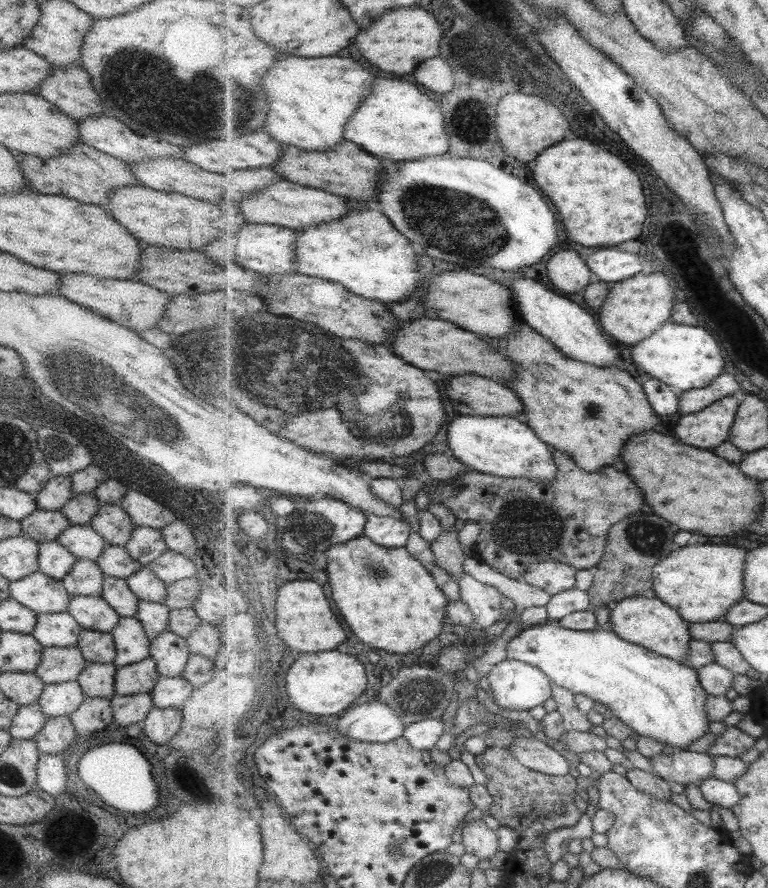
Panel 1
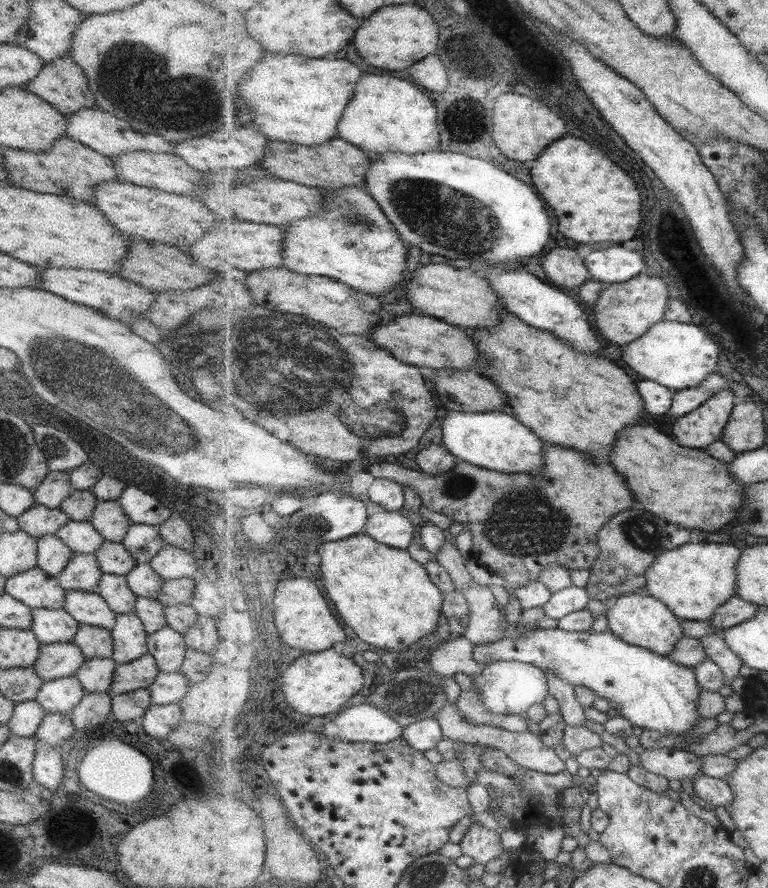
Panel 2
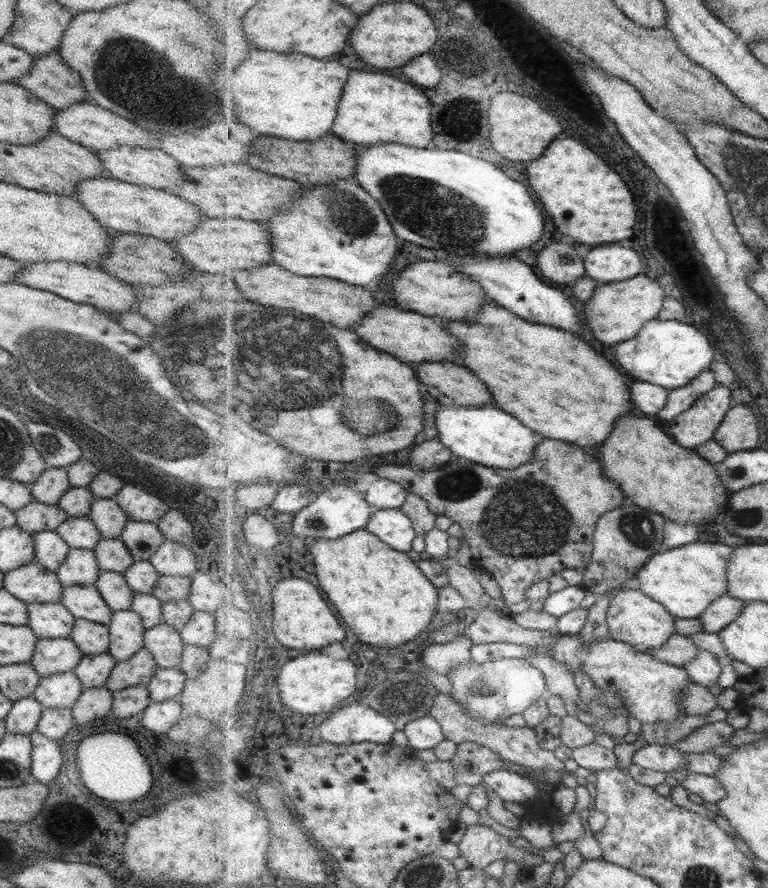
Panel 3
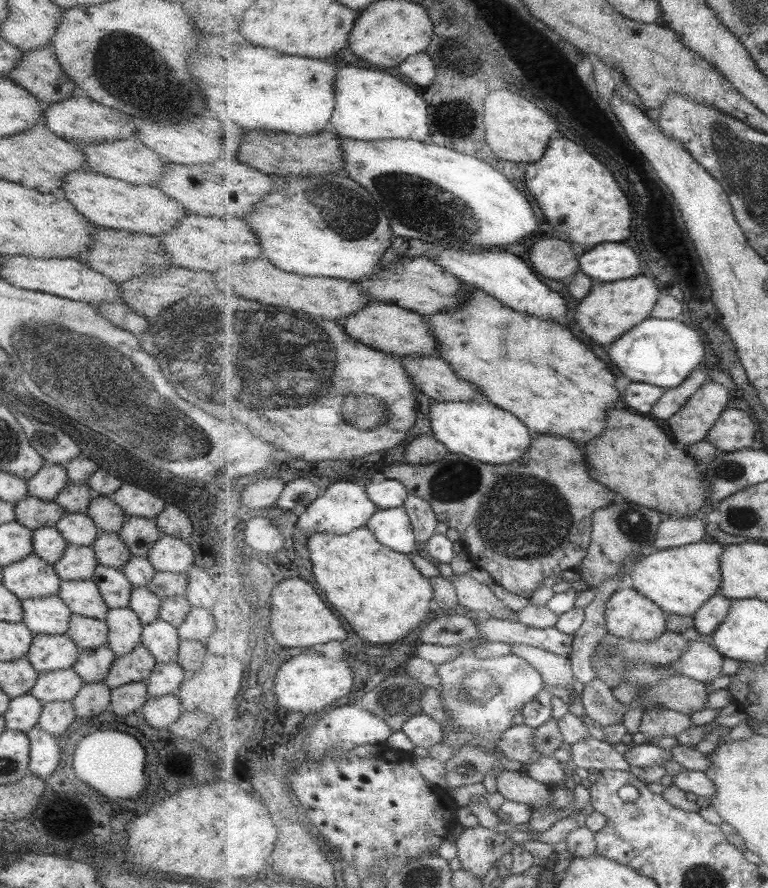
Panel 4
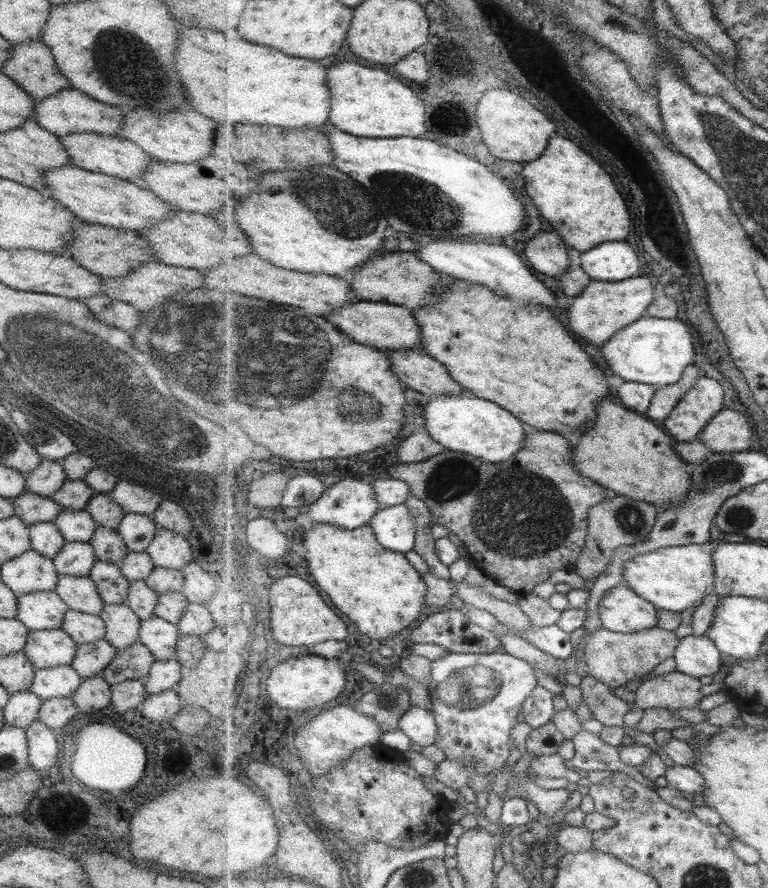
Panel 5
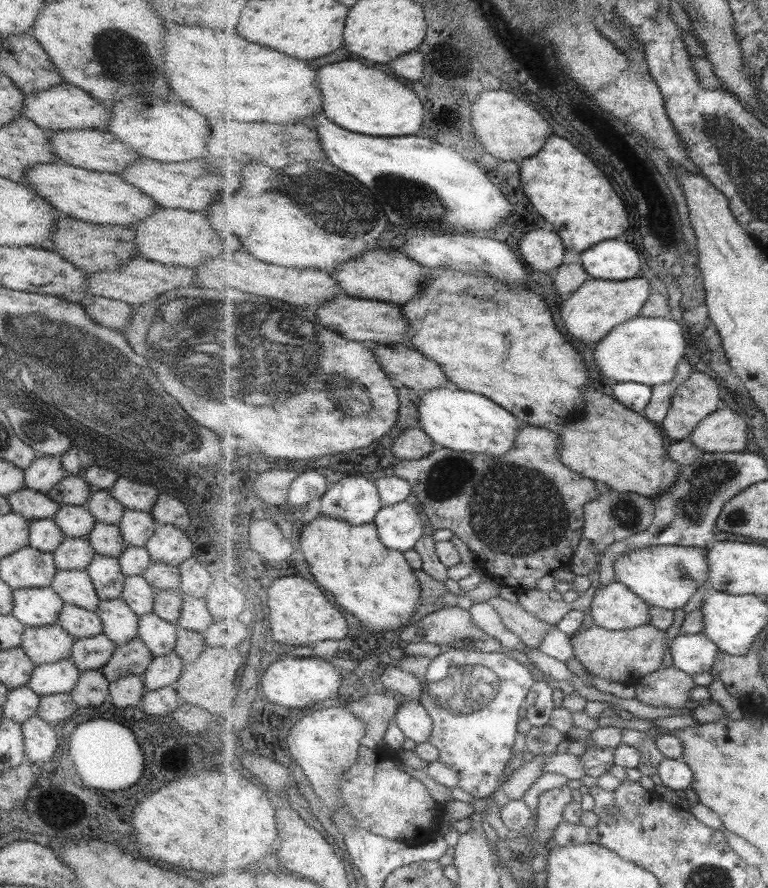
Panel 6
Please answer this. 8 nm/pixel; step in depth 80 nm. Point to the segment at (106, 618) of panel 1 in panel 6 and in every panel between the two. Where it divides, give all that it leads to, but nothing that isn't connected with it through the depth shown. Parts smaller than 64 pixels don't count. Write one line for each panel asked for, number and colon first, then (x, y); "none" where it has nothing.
2: (89, 608)
3: (83, 602)
4: (81, 597)
5: (79, 594)
6: (74, 587)

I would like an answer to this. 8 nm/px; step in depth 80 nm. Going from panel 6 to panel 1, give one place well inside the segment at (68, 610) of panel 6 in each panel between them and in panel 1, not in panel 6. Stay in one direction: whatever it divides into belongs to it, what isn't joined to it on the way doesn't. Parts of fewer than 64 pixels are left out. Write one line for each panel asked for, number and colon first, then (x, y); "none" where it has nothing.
1: (95, 646)
2: (94, 642)
3: (90, 638)
4: (87, 634)
5: (82, 628)

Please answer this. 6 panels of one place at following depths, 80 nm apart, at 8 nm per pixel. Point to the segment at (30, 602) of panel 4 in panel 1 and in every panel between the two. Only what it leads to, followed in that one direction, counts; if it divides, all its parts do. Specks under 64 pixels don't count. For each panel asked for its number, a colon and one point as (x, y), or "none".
1: (59, 630)
2: (49, 626)
3: (50, 620)

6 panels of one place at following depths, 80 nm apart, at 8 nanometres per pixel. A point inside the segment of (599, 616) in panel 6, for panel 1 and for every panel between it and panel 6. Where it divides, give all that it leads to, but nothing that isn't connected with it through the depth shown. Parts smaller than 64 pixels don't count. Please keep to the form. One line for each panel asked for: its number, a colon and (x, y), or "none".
1: (649, 621)
2: (638, 618)
3: (634, 618)
4: (631, 615)
5: (622, 610)

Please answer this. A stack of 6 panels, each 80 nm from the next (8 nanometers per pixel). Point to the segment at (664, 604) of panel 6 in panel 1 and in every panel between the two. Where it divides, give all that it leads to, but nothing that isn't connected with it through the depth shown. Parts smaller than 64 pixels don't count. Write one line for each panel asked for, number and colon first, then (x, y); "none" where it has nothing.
1: (703, 583)
2: (694, 580)
3: (687, 580)
4: (681, 580)
5: (674, 579)

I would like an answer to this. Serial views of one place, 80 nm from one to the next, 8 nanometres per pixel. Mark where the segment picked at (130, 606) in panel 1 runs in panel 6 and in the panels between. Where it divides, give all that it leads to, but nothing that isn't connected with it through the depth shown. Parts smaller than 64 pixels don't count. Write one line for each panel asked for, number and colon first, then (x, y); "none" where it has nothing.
2: (113, 589)
3: (112, 587)
4: (112, 585)
5: (111, 586)
6: (104, 572)

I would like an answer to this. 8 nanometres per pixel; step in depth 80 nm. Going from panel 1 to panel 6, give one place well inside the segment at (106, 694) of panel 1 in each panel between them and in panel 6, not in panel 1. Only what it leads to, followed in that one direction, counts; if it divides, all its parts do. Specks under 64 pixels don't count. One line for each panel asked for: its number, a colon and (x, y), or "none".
2: (95, 675)
3: (92, 670)
4: (91, 666)
5: (90, 659)
6: (92, 653)

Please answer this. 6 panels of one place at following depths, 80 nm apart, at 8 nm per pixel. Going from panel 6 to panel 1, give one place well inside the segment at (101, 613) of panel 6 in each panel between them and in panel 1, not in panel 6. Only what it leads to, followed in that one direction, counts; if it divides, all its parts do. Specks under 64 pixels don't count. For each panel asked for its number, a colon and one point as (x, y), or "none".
1: (131, 645)
2: (128, 636)
3: (125, 631)
4: (124, 629)
5: (121, 625)

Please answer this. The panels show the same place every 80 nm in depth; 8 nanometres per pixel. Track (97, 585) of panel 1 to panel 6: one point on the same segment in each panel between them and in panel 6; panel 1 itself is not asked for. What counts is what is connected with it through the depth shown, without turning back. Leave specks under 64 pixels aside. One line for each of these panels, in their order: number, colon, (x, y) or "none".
2: (81, 573)
3: (80, 567)
4: (77, 562)
5: (75, 558)
6: (72, 553)

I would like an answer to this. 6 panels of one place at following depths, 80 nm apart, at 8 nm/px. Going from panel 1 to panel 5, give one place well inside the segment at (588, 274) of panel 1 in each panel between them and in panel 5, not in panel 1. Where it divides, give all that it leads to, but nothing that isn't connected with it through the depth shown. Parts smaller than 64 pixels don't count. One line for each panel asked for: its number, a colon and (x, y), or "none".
2: (564, 267)
3: (559, 262)
4: (554, 258)
5: (547, 253)

